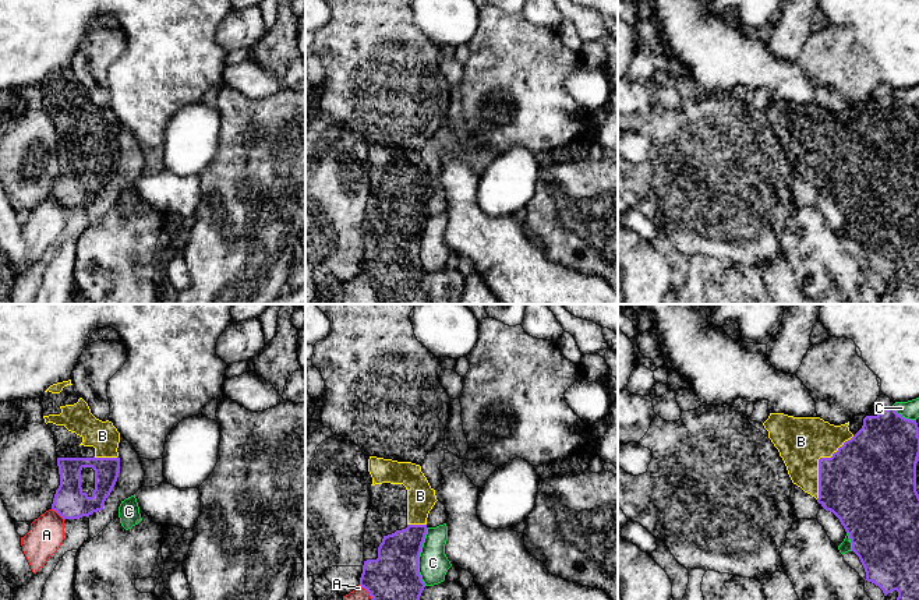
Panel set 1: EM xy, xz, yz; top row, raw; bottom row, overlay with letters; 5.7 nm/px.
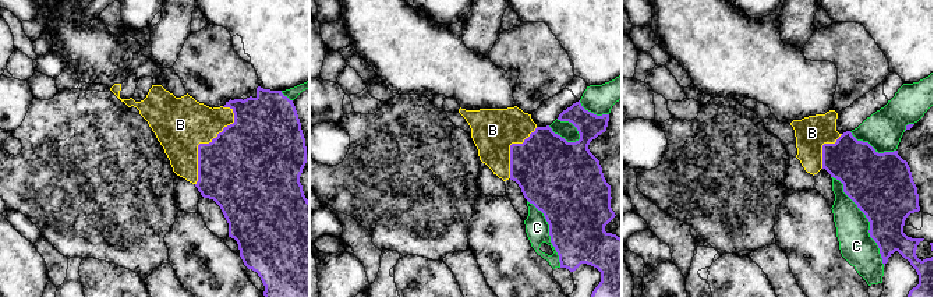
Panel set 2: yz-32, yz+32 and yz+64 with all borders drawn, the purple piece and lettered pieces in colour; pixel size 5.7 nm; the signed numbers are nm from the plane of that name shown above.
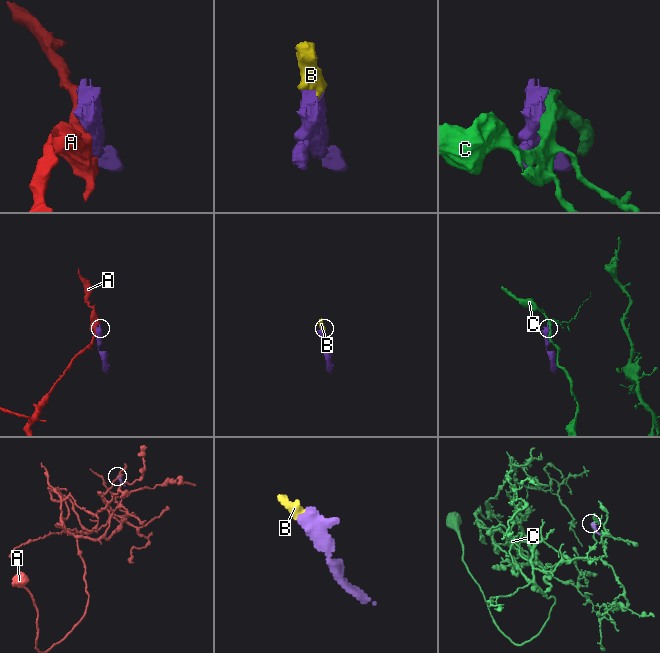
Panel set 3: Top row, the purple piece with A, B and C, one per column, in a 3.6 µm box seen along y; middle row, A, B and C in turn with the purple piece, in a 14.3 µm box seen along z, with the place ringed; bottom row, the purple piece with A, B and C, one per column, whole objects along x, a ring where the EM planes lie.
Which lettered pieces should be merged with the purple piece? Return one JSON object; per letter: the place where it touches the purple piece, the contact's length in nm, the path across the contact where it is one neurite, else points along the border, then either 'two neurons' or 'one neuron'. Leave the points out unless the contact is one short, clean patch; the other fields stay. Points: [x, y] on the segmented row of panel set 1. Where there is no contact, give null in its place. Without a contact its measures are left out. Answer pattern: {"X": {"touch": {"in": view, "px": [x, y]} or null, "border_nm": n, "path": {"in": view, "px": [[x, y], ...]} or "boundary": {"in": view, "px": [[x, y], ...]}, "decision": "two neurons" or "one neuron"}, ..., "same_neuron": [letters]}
{"A": {"touch": {"in": "xz", "px": [367, 590]}, "border_nm": 120, "decision": "two neurons"}, "B": {"touch": {"in": "yz", "px": [819, 462]}, "border_nm": 420, "decision": "one neuron"}, "C": {"touch": {"in": "xz", "px": [419, 556]}, "border_nm": 340, "decision": "two neurons"}, "same_neuron": ["B"]}

